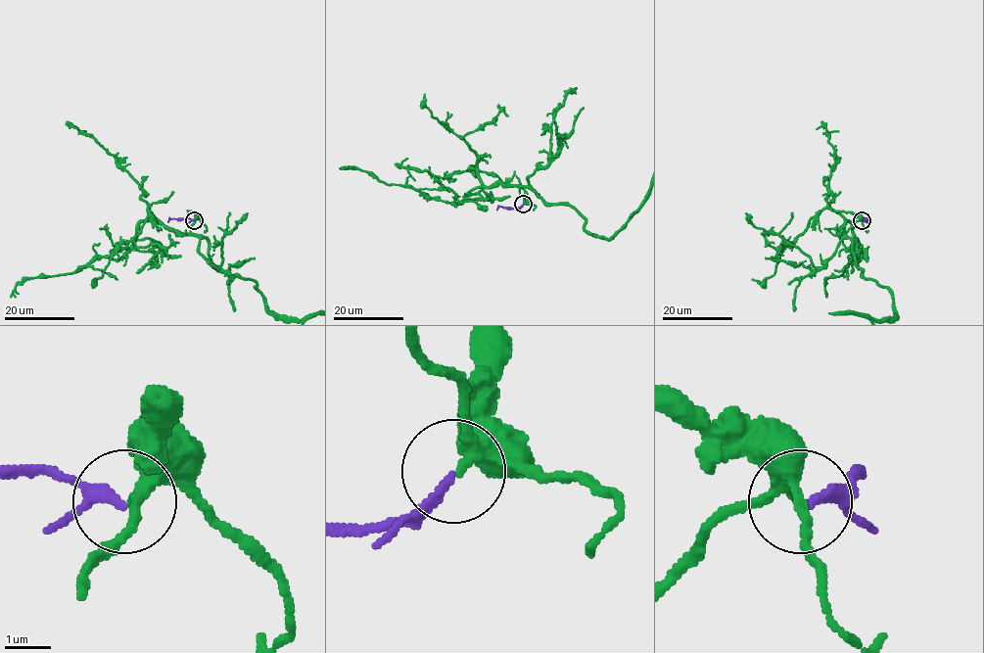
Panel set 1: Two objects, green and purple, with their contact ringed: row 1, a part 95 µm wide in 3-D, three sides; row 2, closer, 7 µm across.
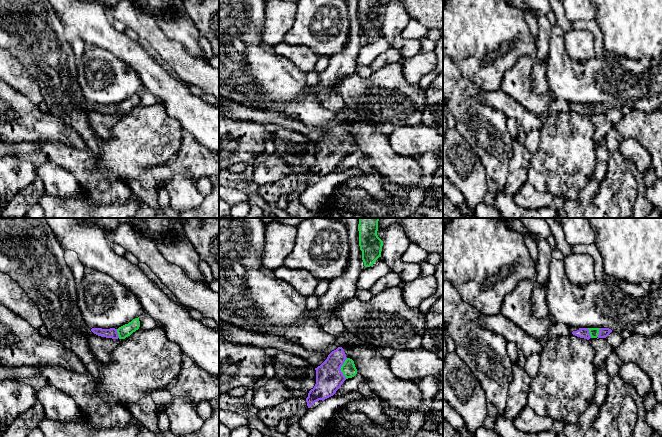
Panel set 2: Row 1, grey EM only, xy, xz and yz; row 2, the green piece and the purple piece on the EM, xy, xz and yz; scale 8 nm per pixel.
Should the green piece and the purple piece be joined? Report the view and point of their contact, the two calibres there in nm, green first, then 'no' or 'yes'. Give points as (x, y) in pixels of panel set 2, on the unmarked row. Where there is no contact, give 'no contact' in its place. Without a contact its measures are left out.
xz (340, 144) | 120/220 nm | yes

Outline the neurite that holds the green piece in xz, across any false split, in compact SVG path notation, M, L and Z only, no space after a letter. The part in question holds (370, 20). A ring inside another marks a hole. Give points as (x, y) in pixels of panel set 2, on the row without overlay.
M358 0L359 22L365 43L373 42L381 33L383 17L378 13L378 0Z

